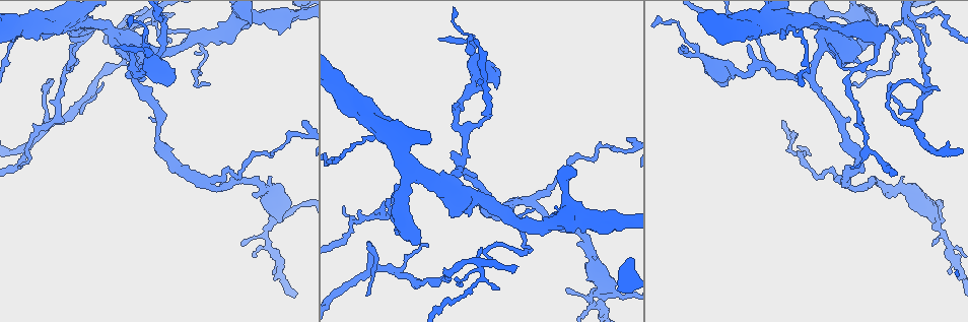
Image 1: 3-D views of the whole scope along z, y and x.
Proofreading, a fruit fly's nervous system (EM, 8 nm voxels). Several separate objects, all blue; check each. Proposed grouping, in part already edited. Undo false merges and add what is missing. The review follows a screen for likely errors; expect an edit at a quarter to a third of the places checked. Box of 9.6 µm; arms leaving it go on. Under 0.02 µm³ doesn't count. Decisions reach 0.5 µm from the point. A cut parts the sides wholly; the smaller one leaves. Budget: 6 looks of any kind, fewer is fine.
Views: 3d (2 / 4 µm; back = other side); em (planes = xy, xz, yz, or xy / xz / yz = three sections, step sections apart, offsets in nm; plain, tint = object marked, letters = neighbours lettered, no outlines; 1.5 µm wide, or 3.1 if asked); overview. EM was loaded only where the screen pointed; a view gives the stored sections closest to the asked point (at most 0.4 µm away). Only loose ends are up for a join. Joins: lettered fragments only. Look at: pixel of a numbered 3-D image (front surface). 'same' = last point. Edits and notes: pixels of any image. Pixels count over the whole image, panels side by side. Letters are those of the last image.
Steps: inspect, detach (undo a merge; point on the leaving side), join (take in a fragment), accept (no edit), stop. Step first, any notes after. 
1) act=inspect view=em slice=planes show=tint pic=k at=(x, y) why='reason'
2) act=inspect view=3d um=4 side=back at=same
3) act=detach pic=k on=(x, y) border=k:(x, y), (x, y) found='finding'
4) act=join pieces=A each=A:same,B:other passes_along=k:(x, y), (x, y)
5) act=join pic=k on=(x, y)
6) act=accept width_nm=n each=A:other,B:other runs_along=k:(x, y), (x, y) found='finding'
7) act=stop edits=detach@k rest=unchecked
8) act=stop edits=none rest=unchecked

act=inspect view=3d um=2 pic=1 at=(921, 62) why='sharp bend'

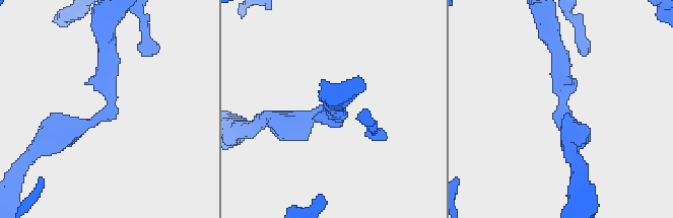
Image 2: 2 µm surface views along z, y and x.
act=inspect view=em slice=yz step=4 show=tint pic=2 at=(563, 104) why='now the EM'

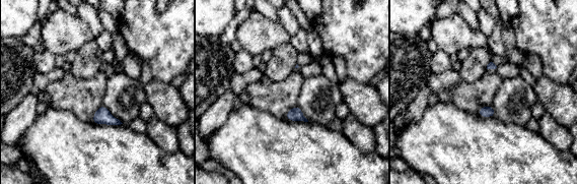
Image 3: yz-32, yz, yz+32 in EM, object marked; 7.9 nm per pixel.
act=inspect view=em slice=planes show=letters at=same why='cut it another way'

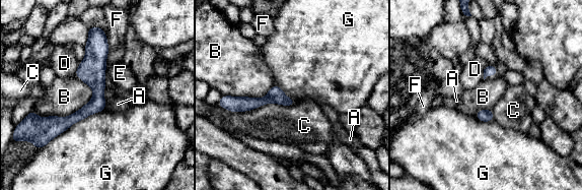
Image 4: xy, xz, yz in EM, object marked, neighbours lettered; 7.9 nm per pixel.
act=accept each=A:other,B:other,C:other,D:other,E:other,F:other,G:other runs_along=4:(92, 36), (96, 100), (51, 135) found='continuous, no second neuron'

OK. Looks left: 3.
act=inspect view=em slice=planes show=letters pic=1 at=(418, 241) why='stops while still wide'

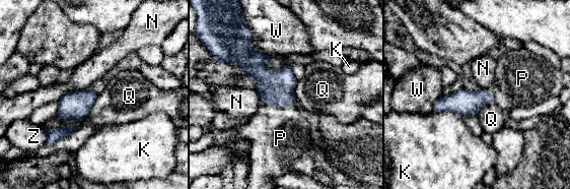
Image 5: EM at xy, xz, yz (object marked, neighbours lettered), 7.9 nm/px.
act=join pieces=P each=K:other,N:other,P:same,Q:other,W:other,Z:other found='it goes on there'

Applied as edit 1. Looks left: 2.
act=stop edits=join@5 rest=unchecked

